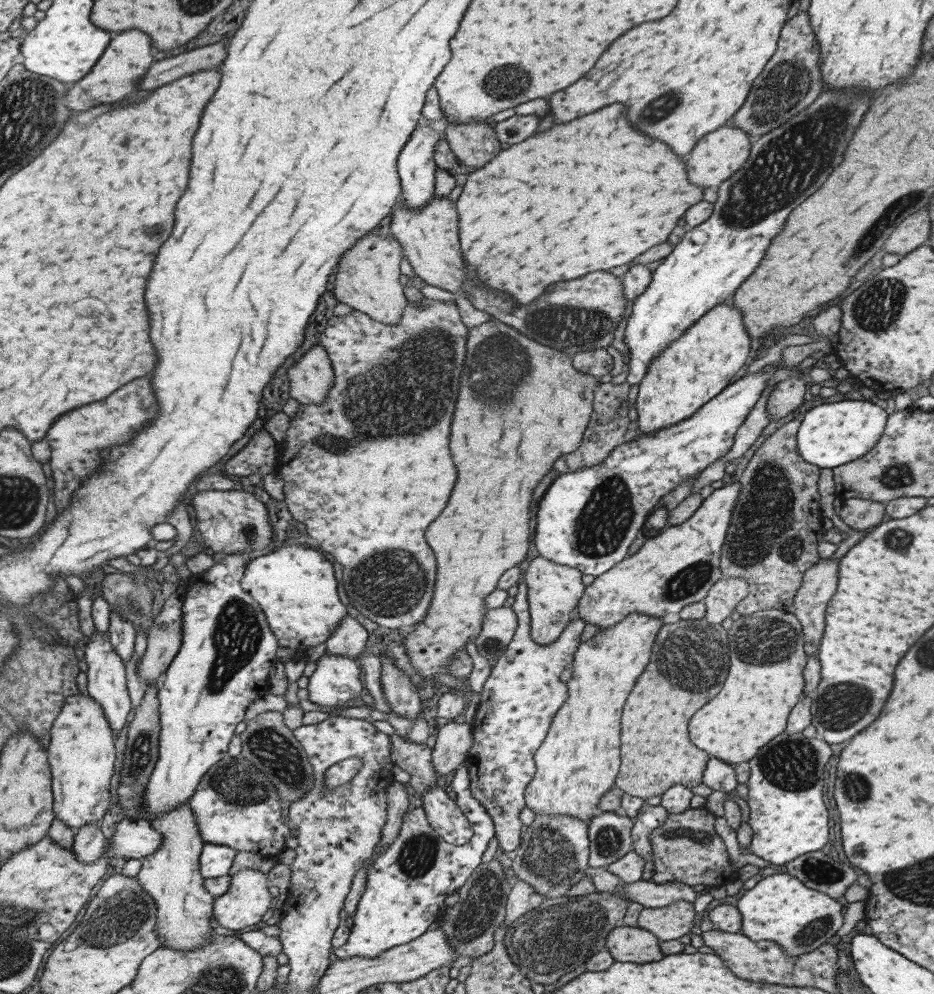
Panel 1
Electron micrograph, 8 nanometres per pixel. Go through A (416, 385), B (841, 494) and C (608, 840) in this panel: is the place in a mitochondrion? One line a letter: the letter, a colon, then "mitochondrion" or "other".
A: mitochondrion
B: other
C: mitochondrion

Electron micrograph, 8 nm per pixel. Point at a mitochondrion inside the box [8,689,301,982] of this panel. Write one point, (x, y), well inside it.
(121, 916)

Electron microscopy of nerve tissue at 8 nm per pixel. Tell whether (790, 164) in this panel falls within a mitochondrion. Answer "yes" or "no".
yes

